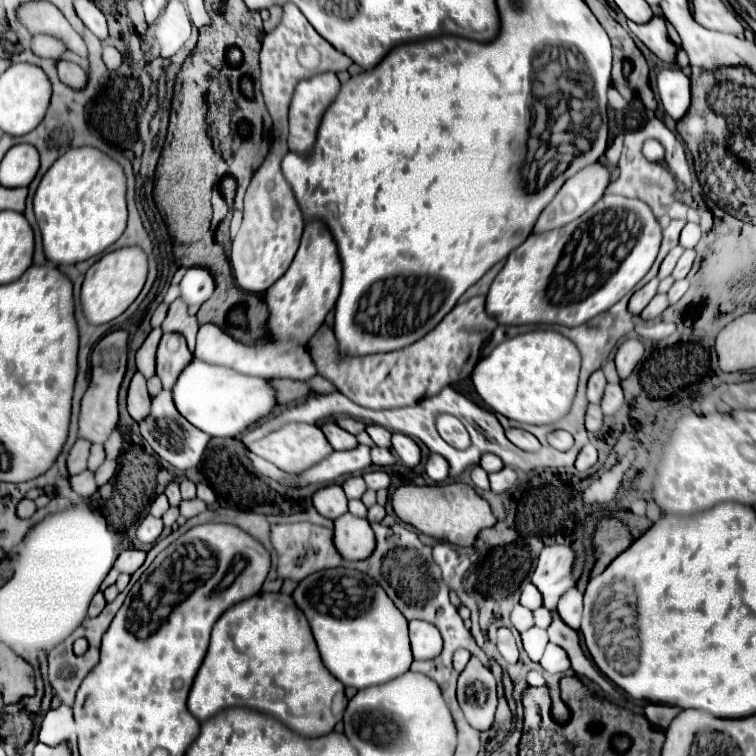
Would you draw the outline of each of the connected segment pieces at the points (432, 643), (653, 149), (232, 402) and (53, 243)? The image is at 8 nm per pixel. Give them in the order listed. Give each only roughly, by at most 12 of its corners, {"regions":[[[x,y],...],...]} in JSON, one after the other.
{"regions":[[[410,621],[414,659],[442,651],[440,631],[428,621]],[[648,139],[642,153],[648,161],[662,161],[664,147]],[[194,359],[178,411],[212,437],[236,437],[276,407],[268,379]],[[70,149],[34,213],[52,263],[86,261],[126,229],[124,169]]]}

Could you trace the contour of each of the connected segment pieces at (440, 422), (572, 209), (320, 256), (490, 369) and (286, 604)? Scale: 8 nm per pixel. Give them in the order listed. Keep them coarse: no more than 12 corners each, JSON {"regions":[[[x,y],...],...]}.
{"regions":[[[440,415],[436,429],[456,449],[470,447],[466,427],[452,415]],[[592,163],[572,175],[540,213],[532,233],[584,215],[608,187]],[[322,221],[266,293],[270,333],[306,345],[340,295]],[[556,331],[500,343],[472,381],[532,425],[572,407],[580,351]],[[294,599],[216,621],[188,709],[252,707],[304,737],[344,685]]]}

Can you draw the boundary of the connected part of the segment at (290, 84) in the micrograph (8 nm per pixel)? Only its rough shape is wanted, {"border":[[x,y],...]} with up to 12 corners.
{"border":[[296,5],[264,35],[262,95],[288,129],[298,81],[346,71],[352,59],[322,39]]}

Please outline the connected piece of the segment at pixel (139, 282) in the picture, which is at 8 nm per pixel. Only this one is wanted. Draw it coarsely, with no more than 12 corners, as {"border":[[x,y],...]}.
{"border":[[140,247],[106,253],[88,269],[80,299],[102,325],[140,295],[148,257]]}

